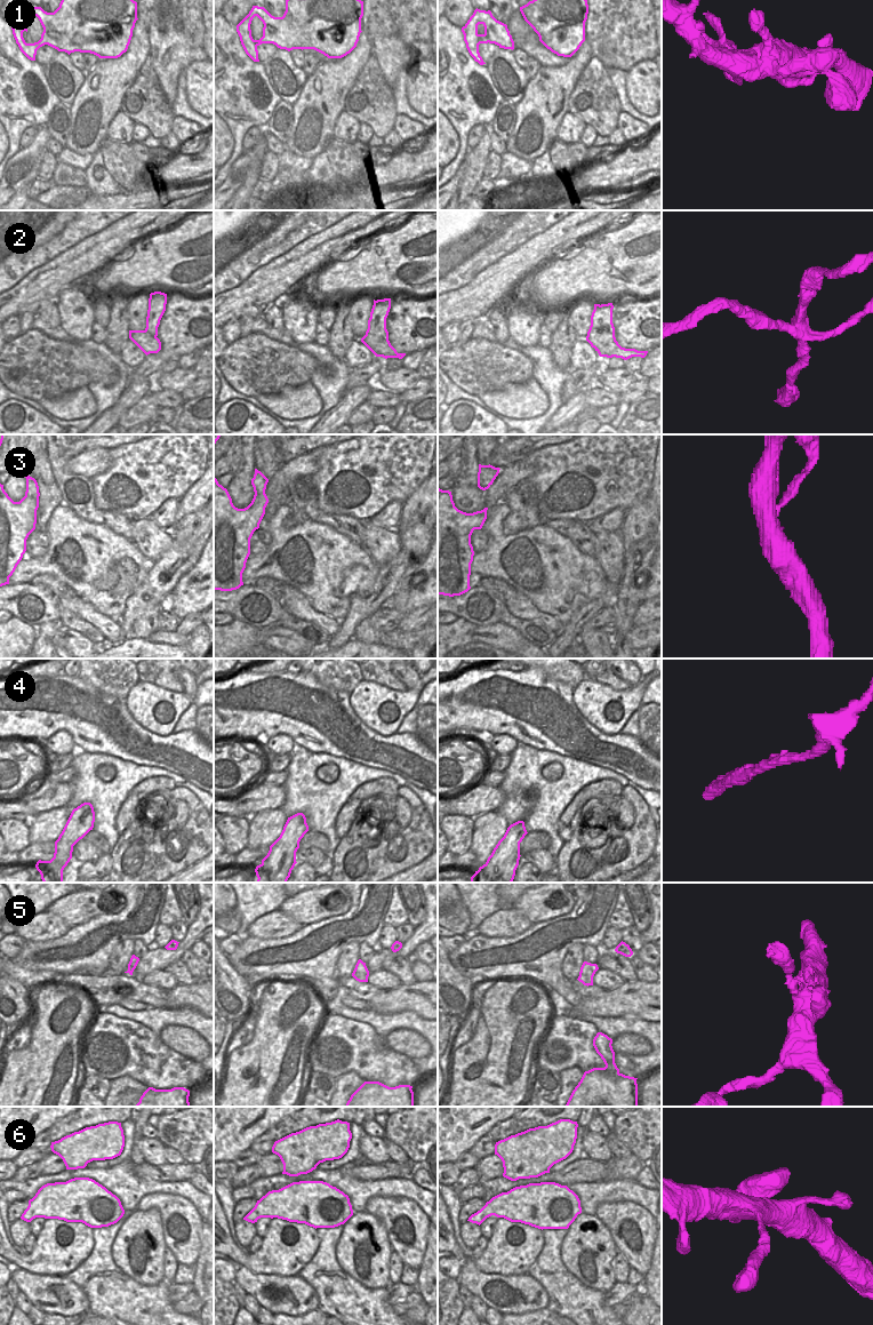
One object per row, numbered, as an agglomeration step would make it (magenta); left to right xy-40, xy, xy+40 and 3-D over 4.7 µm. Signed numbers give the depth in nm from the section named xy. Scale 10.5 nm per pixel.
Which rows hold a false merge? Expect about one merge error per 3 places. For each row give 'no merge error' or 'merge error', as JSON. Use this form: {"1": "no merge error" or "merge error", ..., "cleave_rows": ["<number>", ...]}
{"1": "no merge error", "2": "merge error", "3": "merge error", "4": "no merge error", "5": "no merge error", "6": "no merge error", "cleave_rows": ["2", "3"]}

